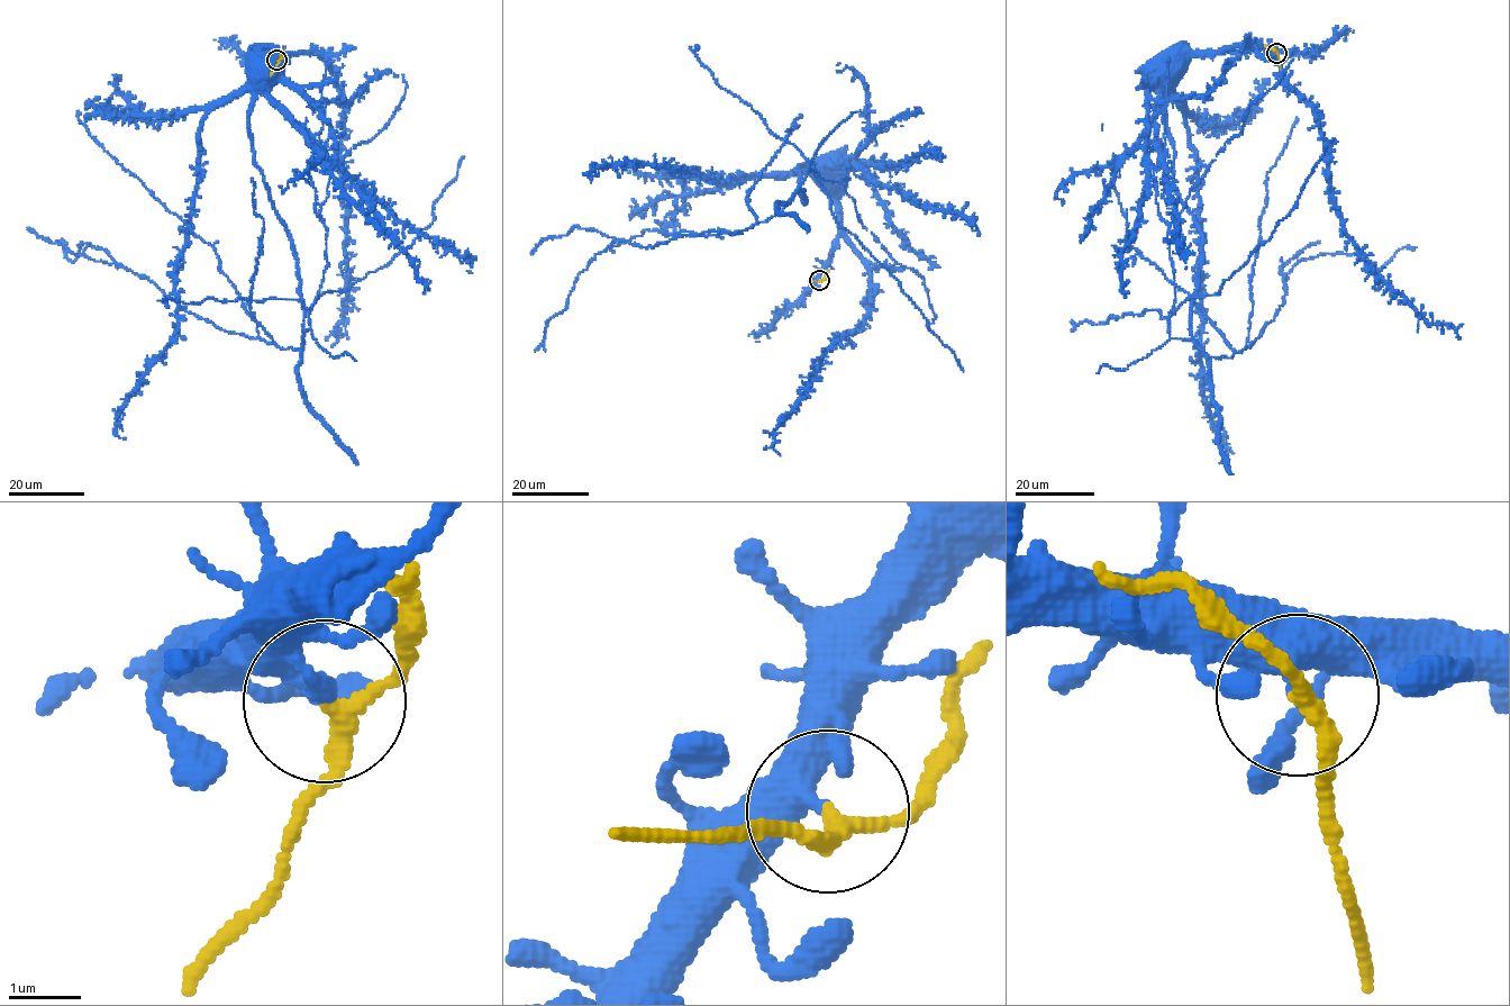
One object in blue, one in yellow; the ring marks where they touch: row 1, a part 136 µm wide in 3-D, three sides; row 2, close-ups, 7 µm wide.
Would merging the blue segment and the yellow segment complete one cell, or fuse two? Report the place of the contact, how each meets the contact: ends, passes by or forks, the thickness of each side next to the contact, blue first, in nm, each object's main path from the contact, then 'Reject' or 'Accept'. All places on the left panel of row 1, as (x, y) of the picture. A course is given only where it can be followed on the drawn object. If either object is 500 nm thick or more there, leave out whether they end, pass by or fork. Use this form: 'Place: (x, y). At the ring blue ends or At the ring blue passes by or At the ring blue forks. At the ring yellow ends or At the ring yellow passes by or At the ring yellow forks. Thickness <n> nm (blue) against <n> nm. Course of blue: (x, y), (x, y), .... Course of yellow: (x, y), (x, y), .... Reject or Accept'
Place: (276, 60). At the ring blue ends. At the ring yellow passes by. Thickness 320 nm (blue) against 200 nm. Course of blue: (276, 60), (275, 55), (284, 56), (270, 53), (263, 65). Course of yellow: (276, 60), (270, 75). Reject

